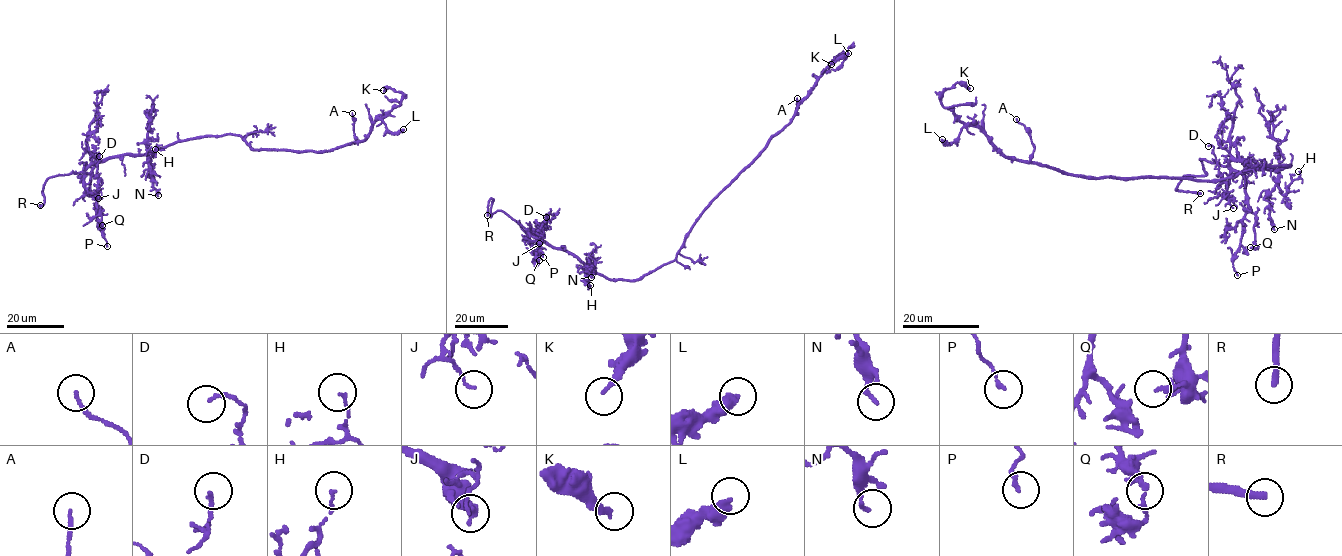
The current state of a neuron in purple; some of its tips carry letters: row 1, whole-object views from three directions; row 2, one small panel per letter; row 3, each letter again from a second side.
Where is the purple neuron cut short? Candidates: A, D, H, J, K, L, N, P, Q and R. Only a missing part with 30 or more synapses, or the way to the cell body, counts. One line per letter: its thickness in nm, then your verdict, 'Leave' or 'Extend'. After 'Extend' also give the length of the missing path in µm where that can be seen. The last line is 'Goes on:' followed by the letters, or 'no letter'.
A: Thickness 130 nm. Leave
D: Thickness 140 nm. Leave
H: Thickness 110 nm. Leave
J: Thickness 100 nm. Leave
K: Thickness 220 nm. Leave
L: Thickness 360 nm. Leave
N: Thickness 150 nm. Leave
P: Thickness 130 nm. Leave
Q: Thickness 130 nm. Leave
R: Thickness 260 nm. Extend. Missing length about 15 µm
Goes on: R

